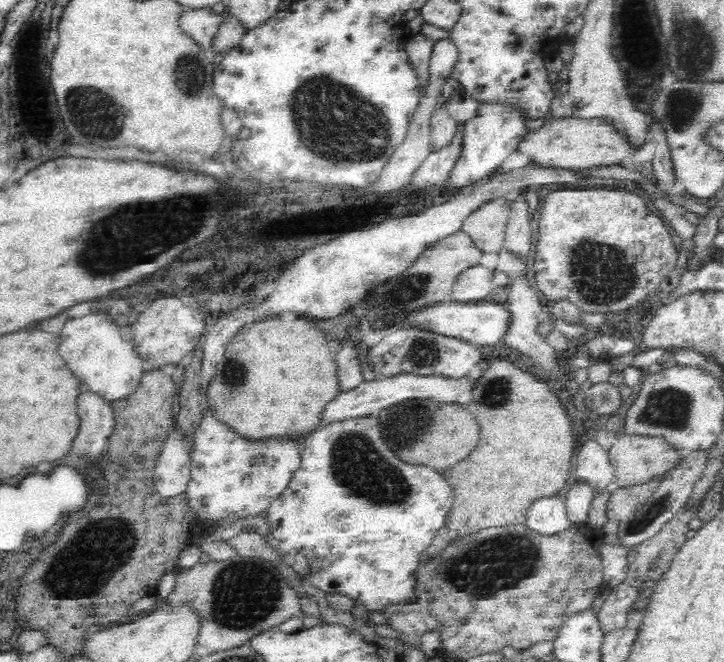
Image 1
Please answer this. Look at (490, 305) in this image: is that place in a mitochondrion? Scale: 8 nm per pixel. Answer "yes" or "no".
no

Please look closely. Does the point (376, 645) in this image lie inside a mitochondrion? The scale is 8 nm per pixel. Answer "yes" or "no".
no

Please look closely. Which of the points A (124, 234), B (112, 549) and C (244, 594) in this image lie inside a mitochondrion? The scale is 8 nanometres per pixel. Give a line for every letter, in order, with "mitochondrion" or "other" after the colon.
A: mitochondrion
B: mitochondrion
C: mitochondrion

